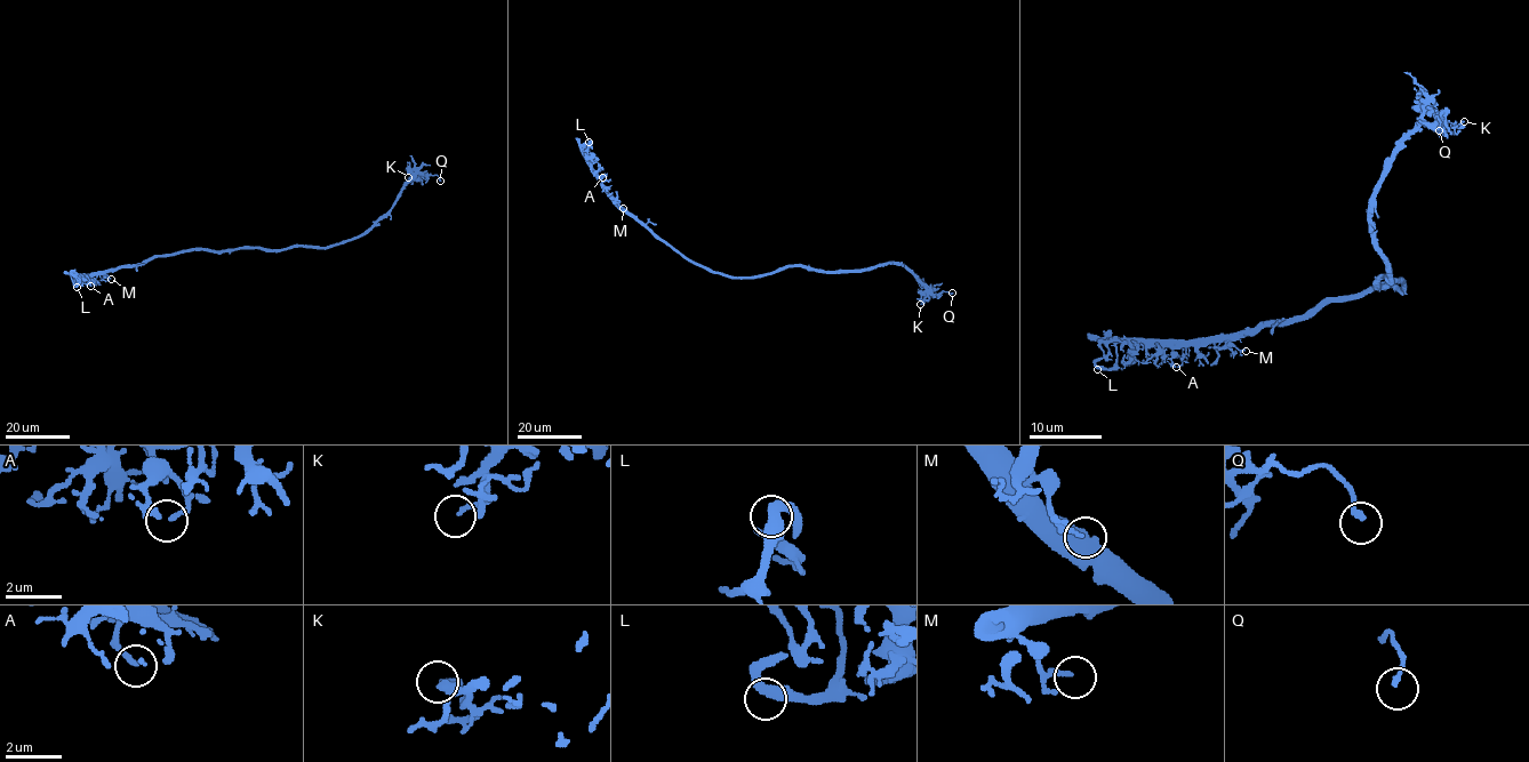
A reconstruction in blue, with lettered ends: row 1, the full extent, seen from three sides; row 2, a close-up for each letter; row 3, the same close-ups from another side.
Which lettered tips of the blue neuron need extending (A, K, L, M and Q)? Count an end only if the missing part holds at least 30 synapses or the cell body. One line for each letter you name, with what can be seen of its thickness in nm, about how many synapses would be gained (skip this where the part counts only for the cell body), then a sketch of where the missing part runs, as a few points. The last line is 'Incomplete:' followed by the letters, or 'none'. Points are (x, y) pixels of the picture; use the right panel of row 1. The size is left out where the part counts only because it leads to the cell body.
Incomplete: none

